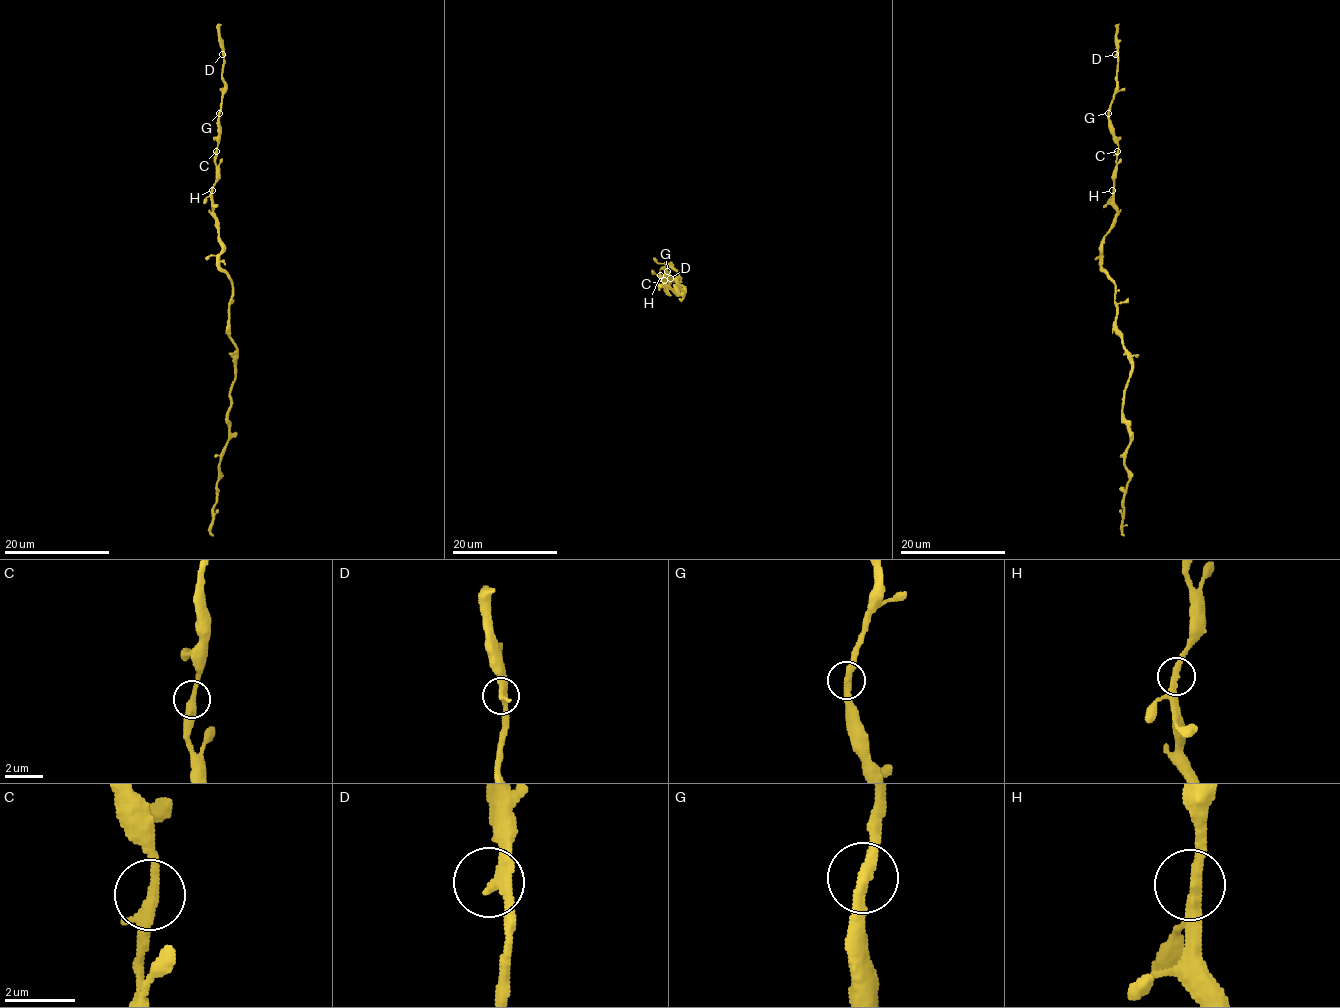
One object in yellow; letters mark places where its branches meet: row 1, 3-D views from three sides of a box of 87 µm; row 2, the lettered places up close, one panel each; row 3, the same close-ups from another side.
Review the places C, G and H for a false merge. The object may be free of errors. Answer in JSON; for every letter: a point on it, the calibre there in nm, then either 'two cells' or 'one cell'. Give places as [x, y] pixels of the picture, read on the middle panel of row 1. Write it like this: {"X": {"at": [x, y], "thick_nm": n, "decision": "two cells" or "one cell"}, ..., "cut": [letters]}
{"C": {"at": [664, 280], "thick_nm": 320, "decision": "one cell"}, "G": {"at": [667, 271], "thick_nm": 320, "decision": "one cell"}, "H": {"at": [660, 275], "thick_nm": 320, "decision": "one cell"}, "cut": []}

